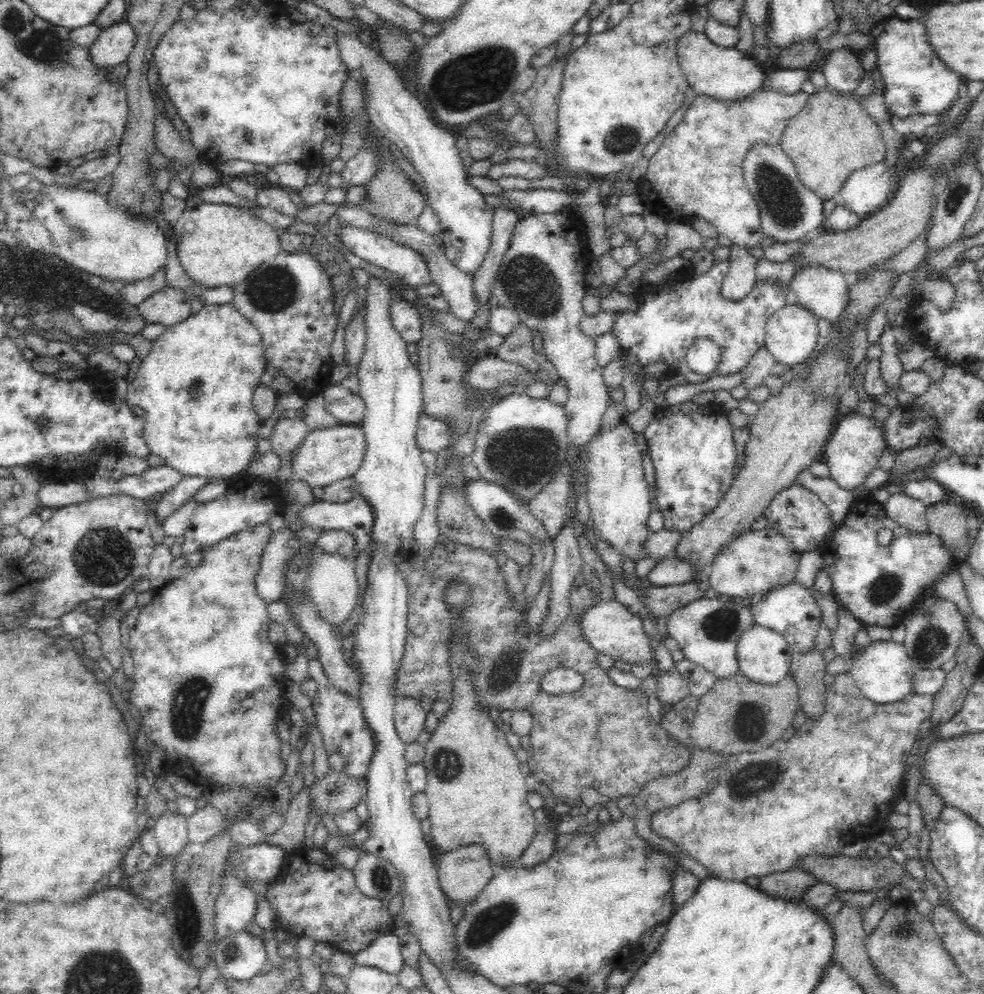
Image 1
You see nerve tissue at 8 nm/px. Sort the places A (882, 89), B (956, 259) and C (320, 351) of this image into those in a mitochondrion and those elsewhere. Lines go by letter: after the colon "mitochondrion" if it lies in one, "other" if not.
A: other
B: other
C: other

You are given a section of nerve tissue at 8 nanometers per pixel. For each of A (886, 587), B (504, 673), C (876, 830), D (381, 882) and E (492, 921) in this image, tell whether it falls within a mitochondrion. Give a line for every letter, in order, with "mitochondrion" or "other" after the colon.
A: mitochondrion
B: mitochondrion
C: other
D: mitochondrion
E: mitochondrion

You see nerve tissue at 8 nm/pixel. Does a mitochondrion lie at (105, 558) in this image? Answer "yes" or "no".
yes

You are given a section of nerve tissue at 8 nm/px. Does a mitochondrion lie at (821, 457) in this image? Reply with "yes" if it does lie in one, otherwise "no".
no

